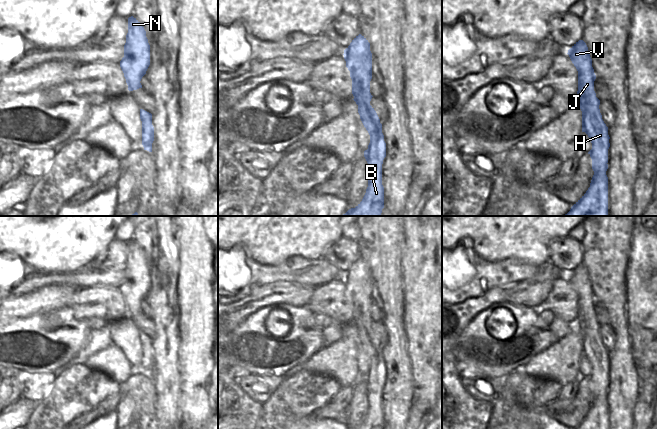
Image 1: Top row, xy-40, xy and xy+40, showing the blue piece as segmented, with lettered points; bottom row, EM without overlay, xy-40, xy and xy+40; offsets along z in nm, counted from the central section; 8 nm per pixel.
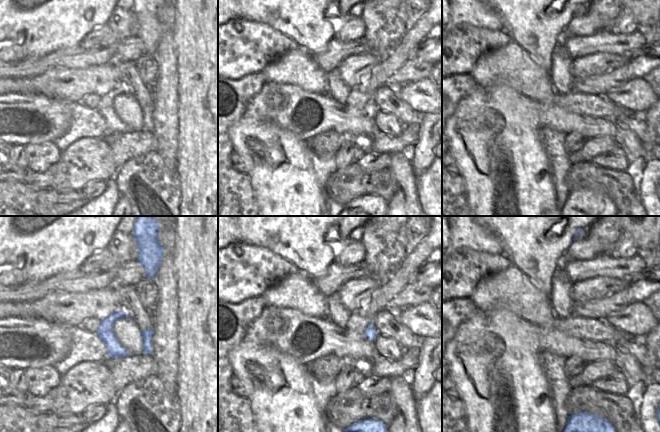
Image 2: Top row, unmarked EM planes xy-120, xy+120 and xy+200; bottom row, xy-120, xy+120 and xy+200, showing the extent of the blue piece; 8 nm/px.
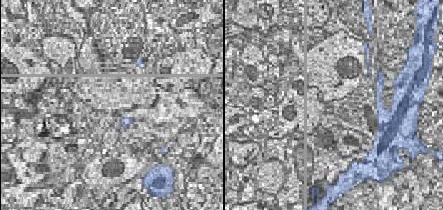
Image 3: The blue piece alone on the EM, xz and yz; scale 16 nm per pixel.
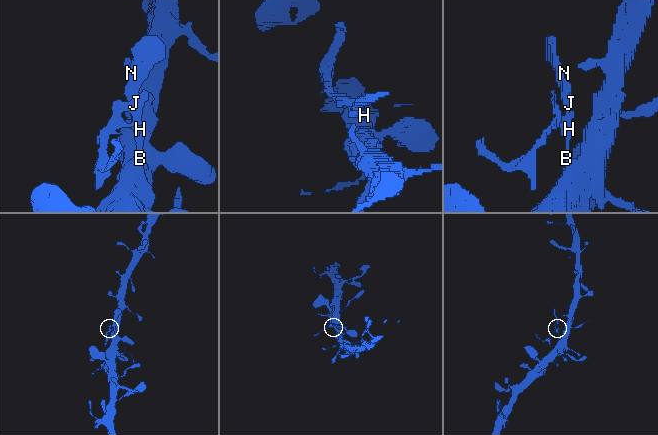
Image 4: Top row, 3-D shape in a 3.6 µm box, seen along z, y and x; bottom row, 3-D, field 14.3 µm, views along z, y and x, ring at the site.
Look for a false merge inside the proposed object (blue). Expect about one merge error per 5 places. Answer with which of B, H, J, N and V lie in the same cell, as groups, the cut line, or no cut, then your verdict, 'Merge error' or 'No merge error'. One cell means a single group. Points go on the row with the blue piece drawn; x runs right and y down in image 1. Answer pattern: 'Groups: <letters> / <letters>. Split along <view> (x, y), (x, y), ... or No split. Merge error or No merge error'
Groups: B / H J N V. Split along xy (364, 155), (375, 154), (383, 159). Merge error.

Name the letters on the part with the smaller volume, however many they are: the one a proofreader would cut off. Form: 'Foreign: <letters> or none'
Foreign: H, J, N, V

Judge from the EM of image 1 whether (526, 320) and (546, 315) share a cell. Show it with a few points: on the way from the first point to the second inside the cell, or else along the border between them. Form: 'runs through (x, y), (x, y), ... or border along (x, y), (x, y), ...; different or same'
border along (537, 310), (537, 315), (549, 326); different

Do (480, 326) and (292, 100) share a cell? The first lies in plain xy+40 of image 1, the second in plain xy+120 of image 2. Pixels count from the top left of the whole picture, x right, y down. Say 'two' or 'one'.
one

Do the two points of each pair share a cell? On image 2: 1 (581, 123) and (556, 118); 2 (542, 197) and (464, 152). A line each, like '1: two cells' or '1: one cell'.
1: one cell
2: one cell

